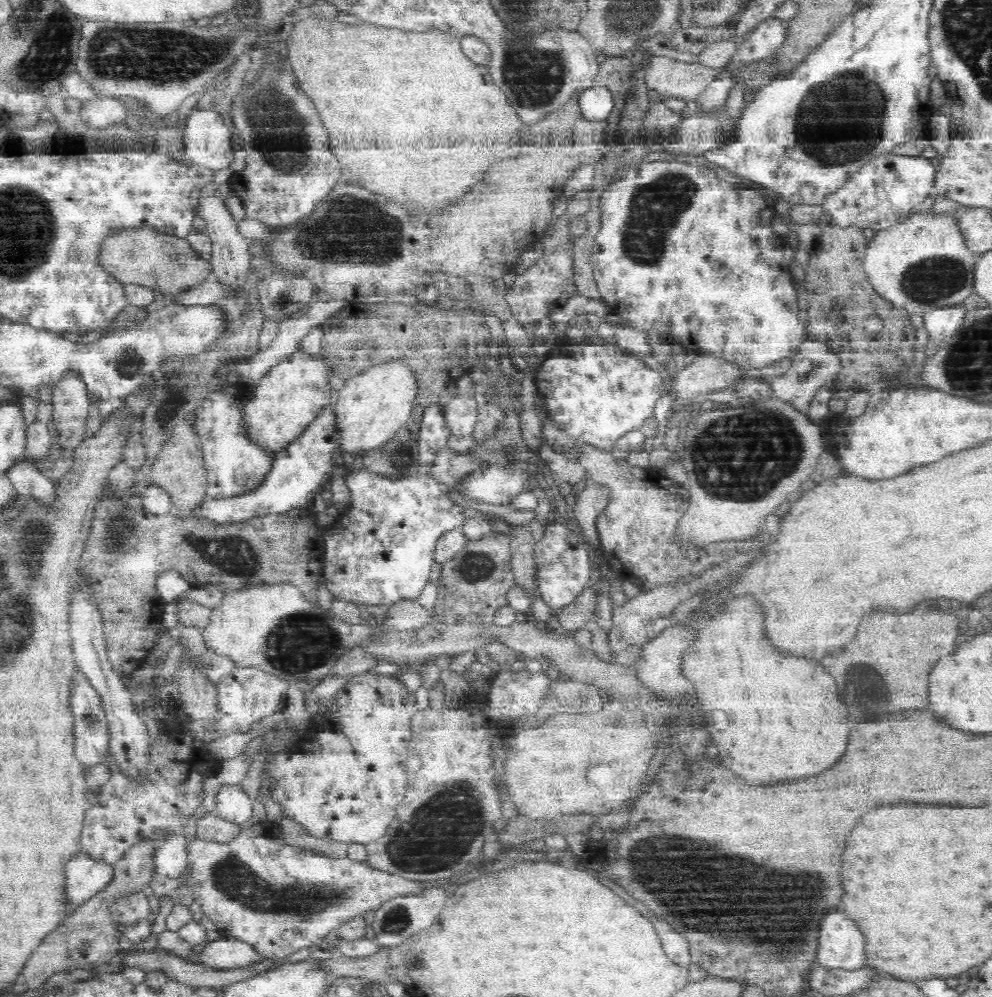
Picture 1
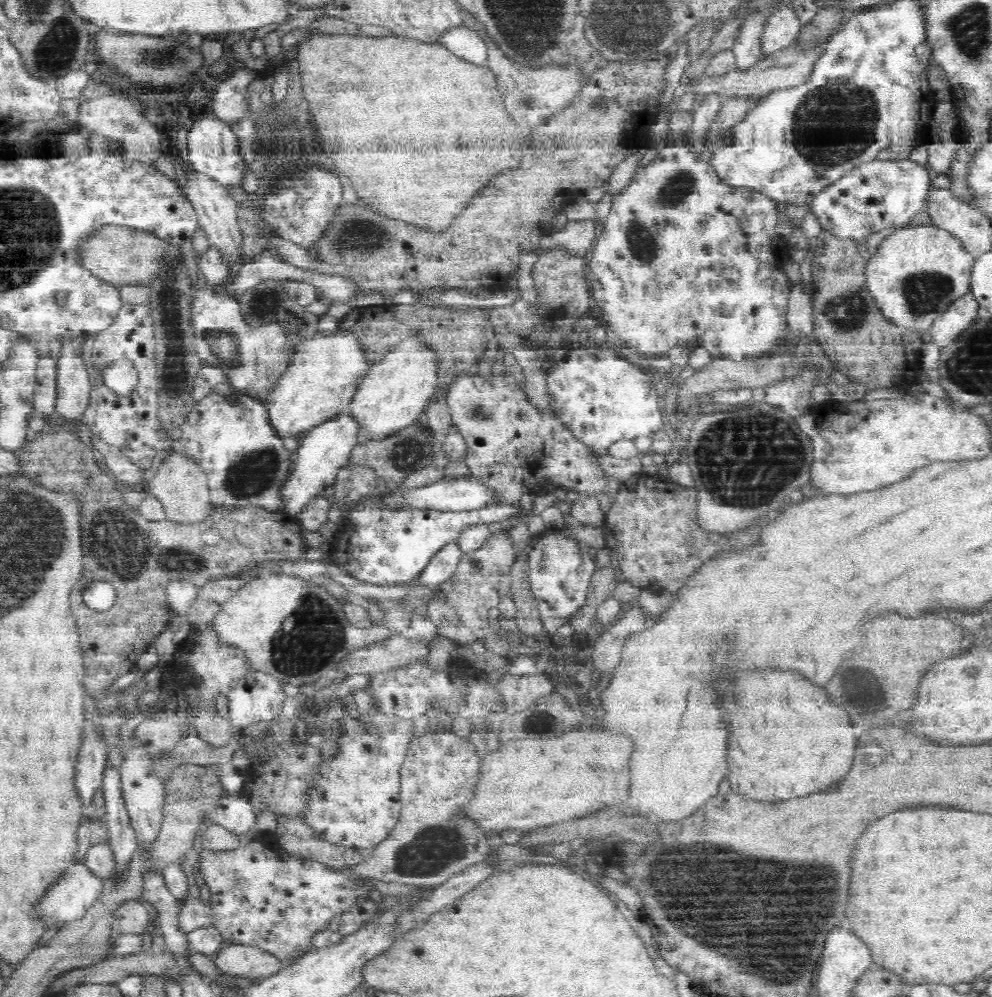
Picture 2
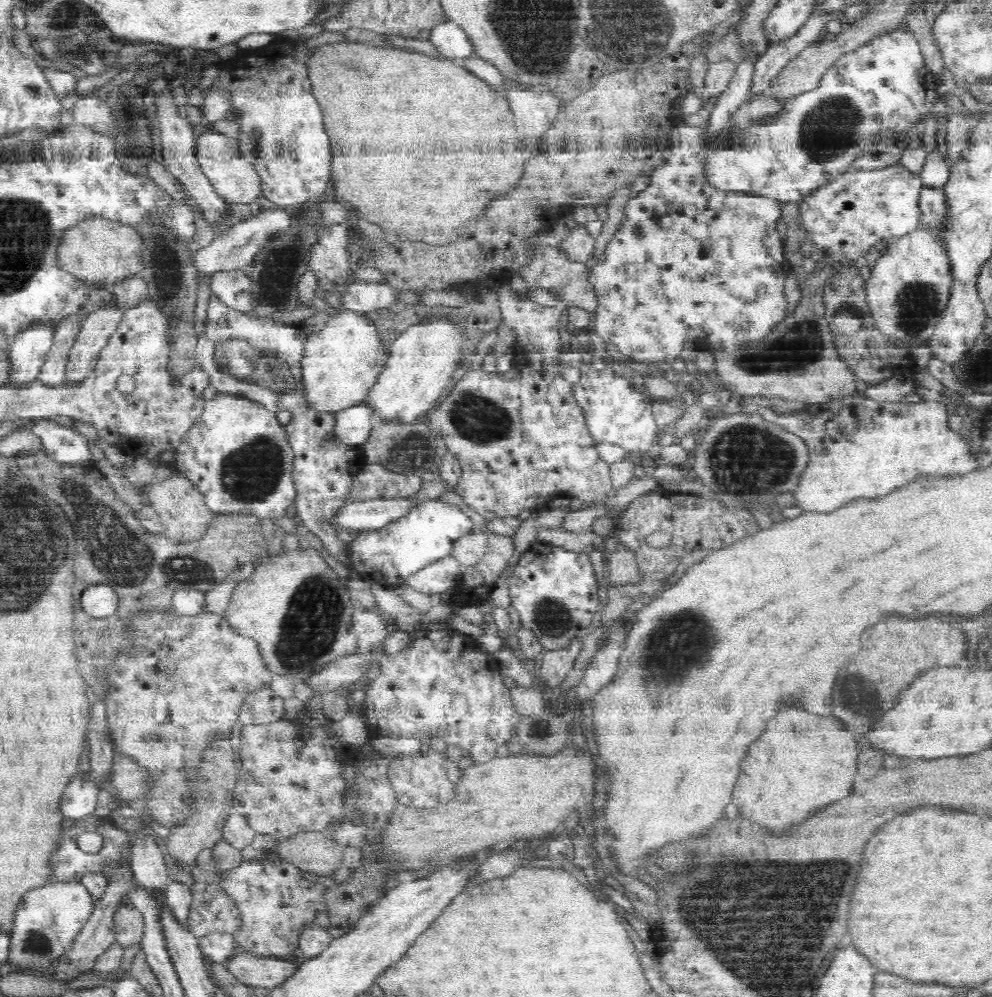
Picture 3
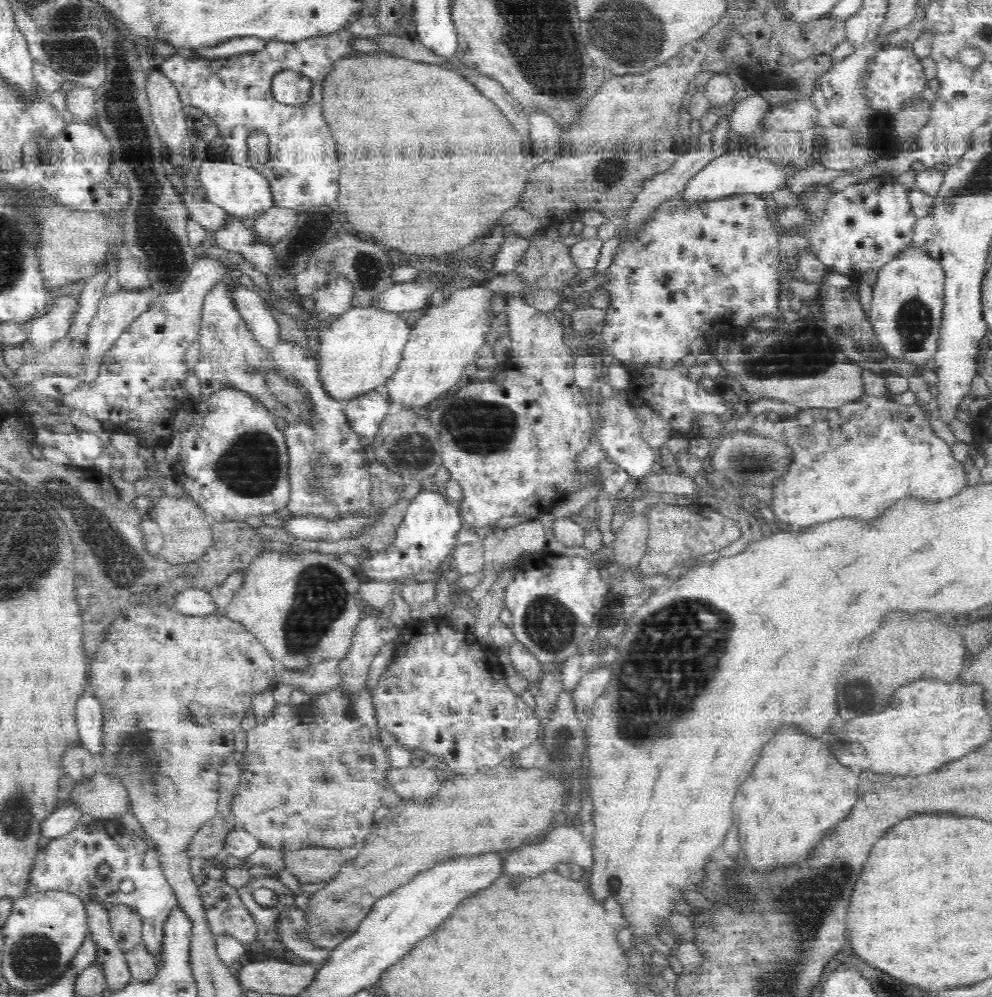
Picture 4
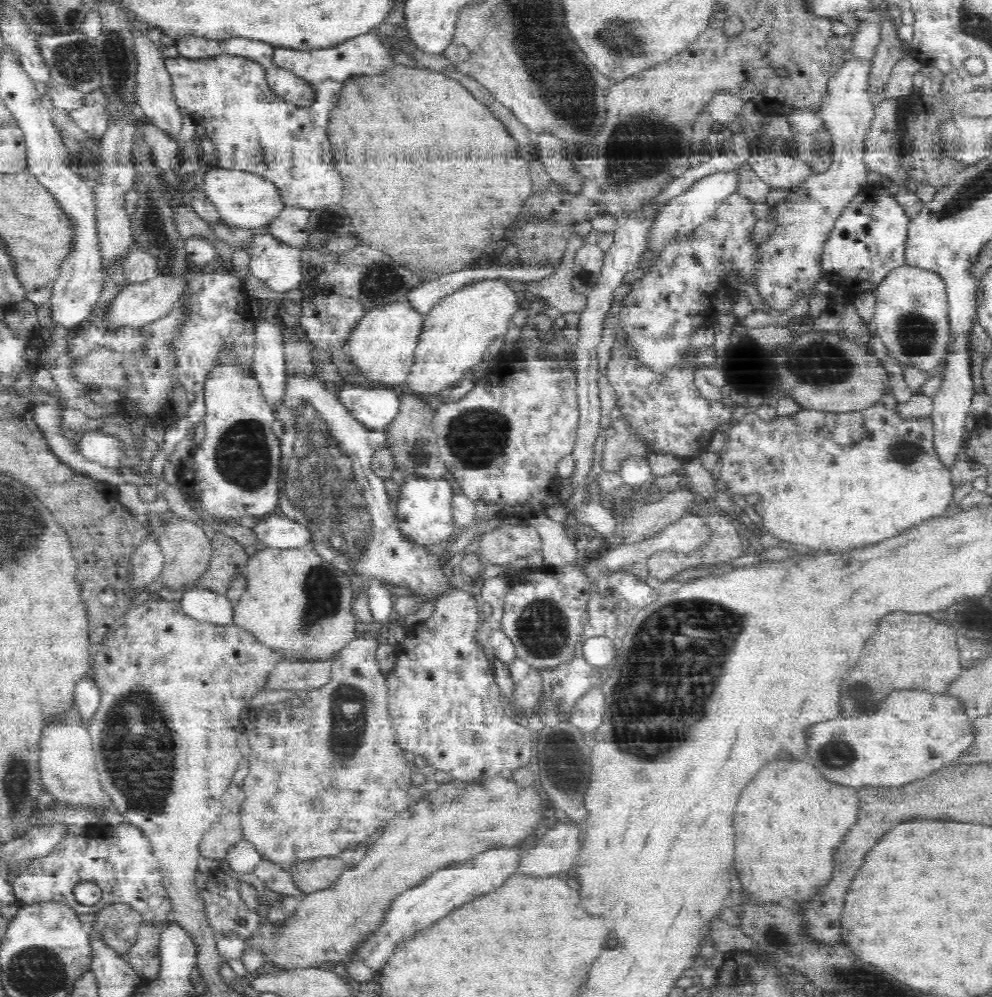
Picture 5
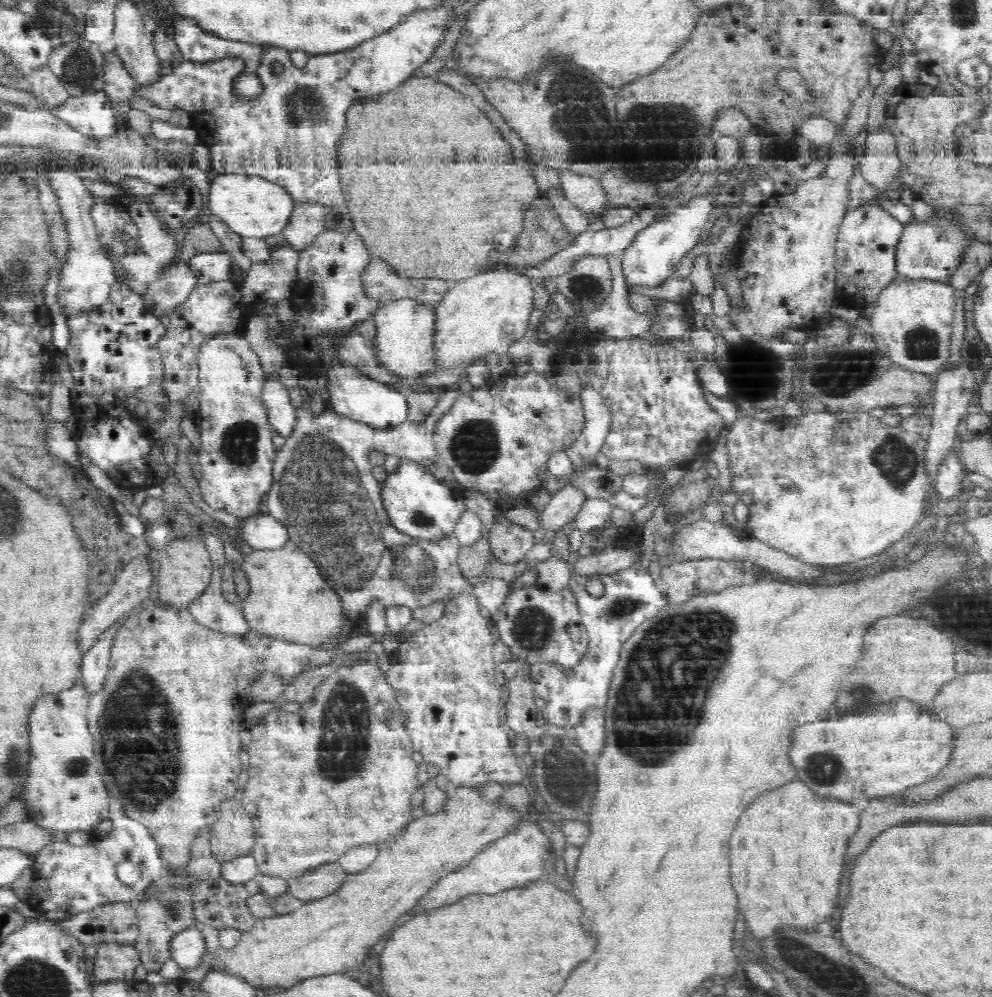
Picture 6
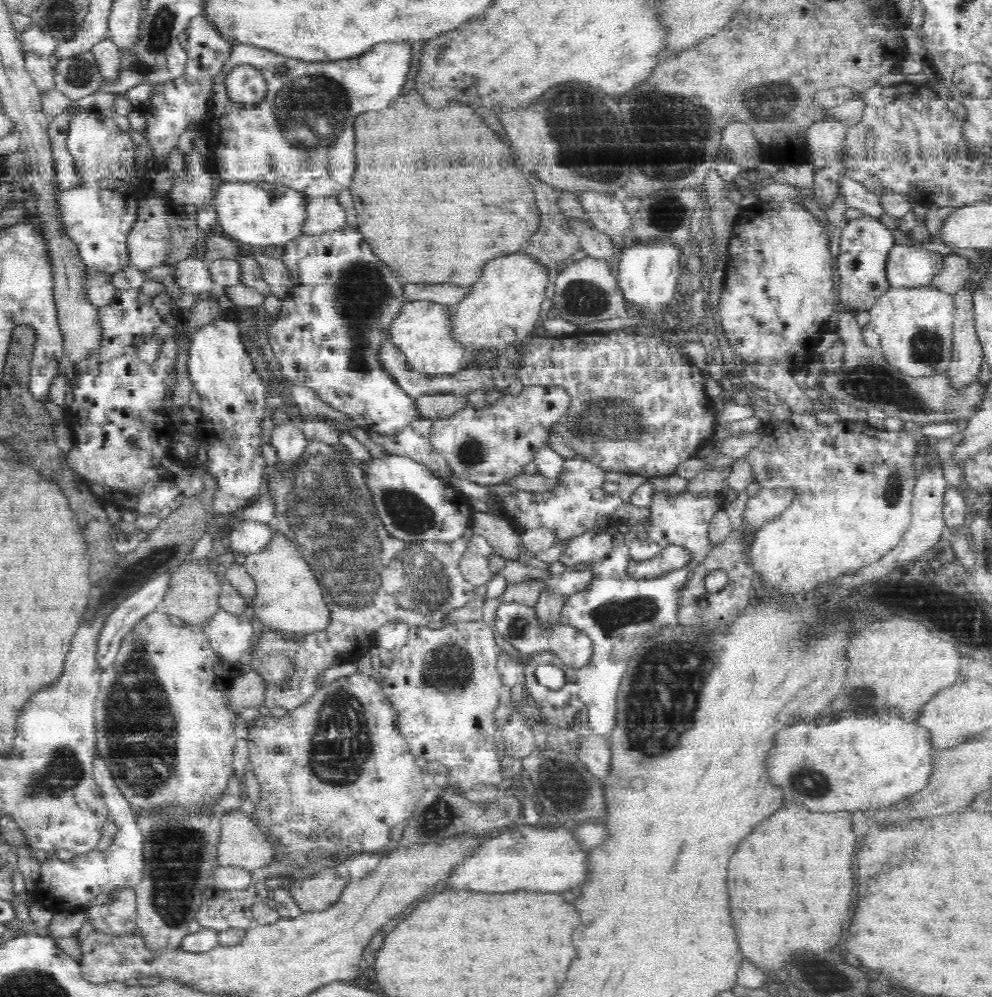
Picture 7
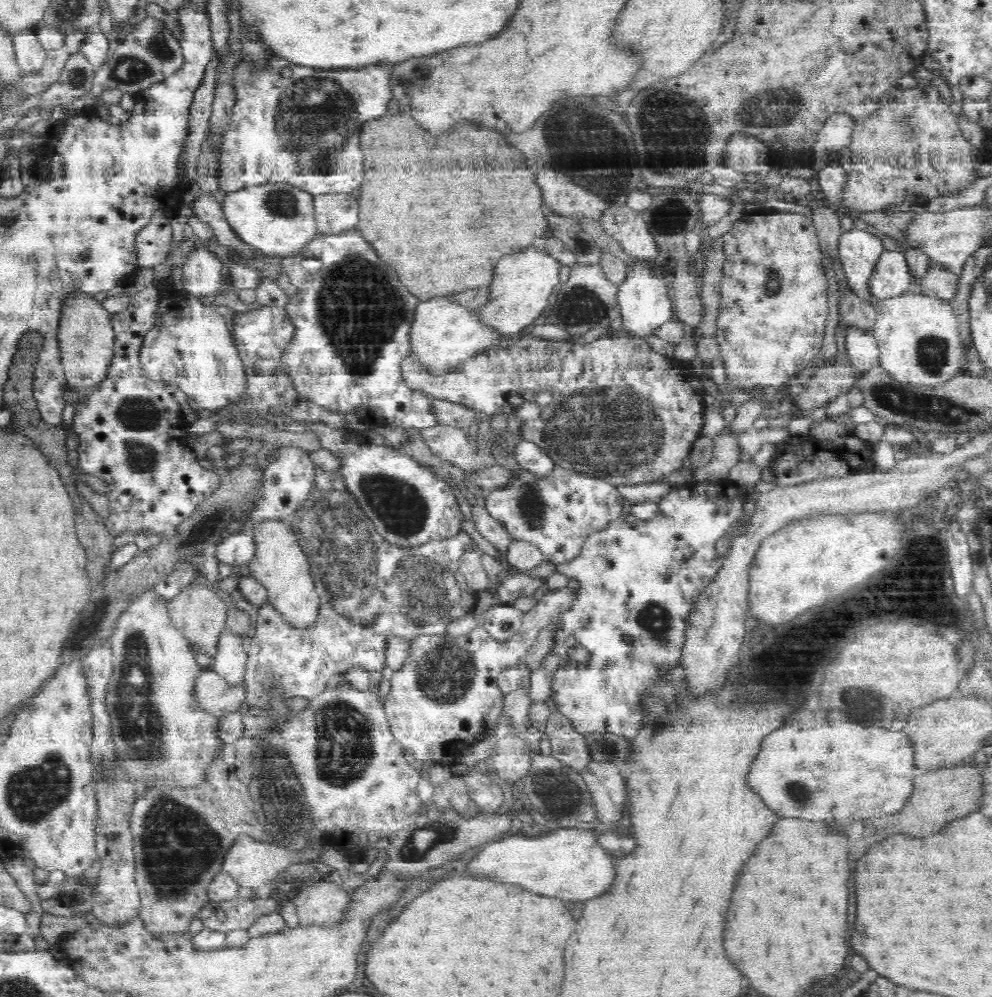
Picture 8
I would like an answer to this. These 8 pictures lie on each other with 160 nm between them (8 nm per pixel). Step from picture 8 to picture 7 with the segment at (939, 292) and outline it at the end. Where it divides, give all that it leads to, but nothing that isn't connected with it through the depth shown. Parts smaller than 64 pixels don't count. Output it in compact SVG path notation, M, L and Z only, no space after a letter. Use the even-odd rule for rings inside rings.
M956 253L946 256L944 268L943 272L934 278L931 284L953 296L965 288L964 285L968 282L970 274L974 272L971 259Z

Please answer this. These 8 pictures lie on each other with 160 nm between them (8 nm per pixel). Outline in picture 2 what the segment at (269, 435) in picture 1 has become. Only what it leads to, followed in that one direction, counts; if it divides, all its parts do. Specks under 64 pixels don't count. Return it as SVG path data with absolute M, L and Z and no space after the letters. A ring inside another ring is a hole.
M338 332L323 337L315 335L302 341L296 351L288 354L284 370L262 400L266 424L279 439L304 436L321 422L346 413L356 382L366 370L368 365L362 357L360 345L351 334L350 337L340 336Z

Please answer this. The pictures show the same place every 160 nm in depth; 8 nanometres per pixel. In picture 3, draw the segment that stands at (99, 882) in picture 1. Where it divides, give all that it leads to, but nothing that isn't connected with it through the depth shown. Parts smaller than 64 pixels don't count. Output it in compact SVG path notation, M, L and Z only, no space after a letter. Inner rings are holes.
M80 878L59 879L29 890L16 911L9 962L17 967L41 968L49 973L60 954L71 950L72 942L88 923L94 907L94 894Z

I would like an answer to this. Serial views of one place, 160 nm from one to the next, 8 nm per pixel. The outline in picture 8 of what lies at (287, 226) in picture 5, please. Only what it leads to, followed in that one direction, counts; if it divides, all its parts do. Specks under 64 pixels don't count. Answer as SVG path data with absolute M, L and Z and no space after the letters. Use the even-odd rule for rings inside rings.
M344 193L314 197L313 211L320 235L354 229L359 220L358 202Z

